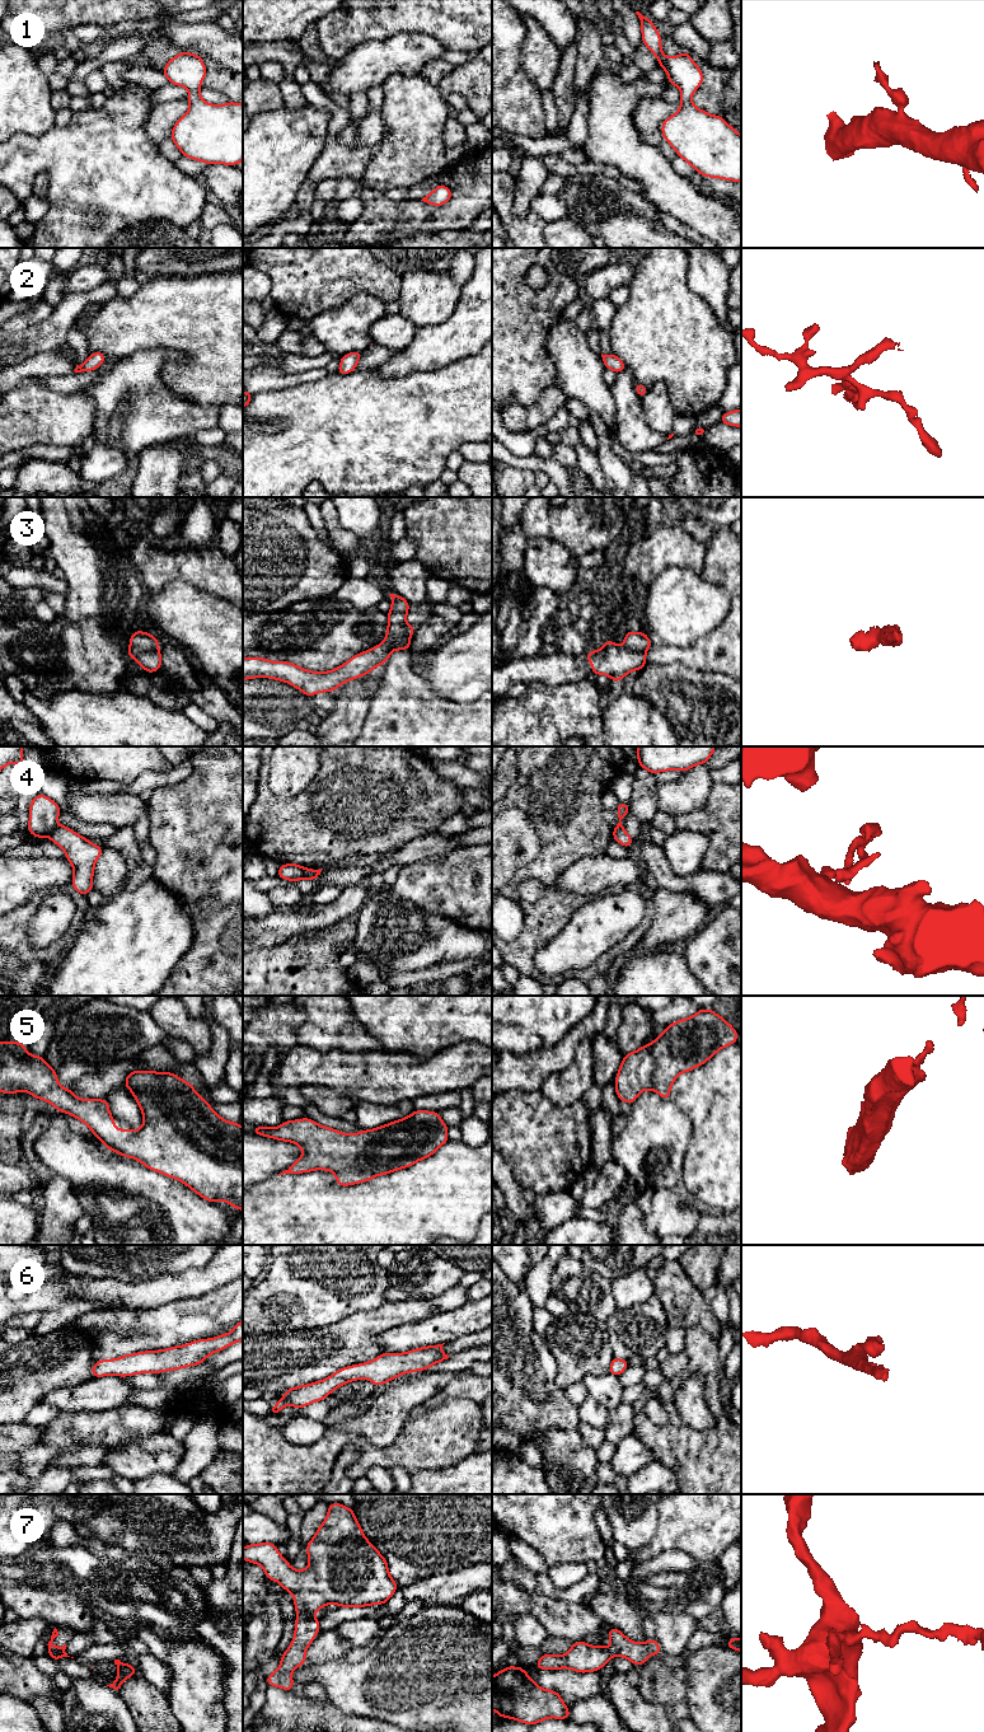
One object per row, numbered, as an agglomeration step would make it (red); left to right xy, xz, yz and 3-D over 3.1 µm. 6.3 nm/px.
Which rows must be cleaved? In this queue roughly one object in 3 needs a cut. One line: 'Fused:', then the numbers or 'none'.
Fused: 3, 4, 7

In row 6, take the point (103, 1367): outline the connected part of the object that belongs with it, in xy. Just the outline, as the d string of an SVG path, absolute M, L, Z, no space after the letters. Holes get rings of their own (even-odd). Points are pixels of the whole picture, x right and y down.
M243 1320L229 1334L211 1339L193 1340L186 1345L175 1345L161 1351L146 1351L125 1354L121 1358L100 1359L92 1367L93 1377L132 1376L137 1373L159 1373L197 1366L210 1354L220 1352L243 1340Z

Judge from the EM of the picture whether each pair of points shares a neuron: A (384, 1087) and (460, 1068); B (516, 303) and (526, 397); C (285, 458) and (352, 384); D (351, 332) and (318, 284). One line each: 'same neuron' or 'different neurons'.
A: same neuron
B: same neuron
C: same neuron
D: different neurons

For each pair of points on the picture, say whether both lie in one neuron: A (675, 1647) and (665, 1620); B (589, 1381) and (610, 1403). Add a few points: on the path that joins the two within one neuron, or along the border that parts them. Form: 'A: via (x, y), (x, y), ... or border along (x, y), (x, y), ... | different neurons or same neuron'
A: via (673, 1641), (673, 1630), (669, 1627) | same neuron
B: via (594, 1386), (605, 1398) | same neuron

